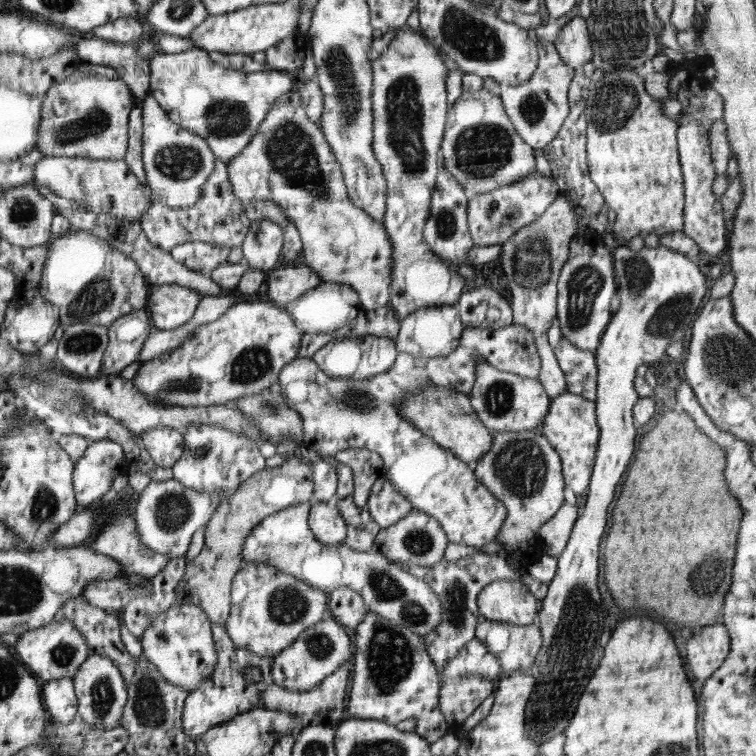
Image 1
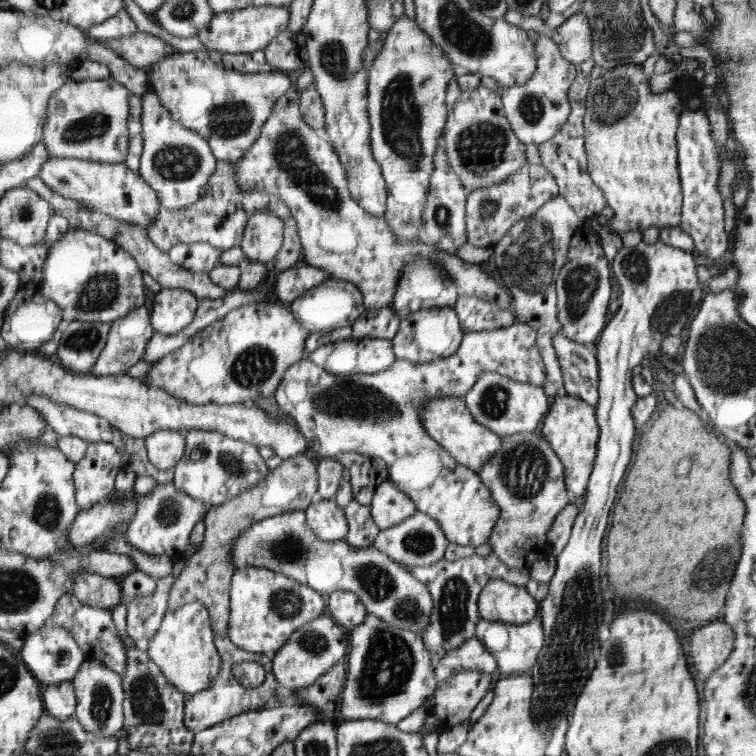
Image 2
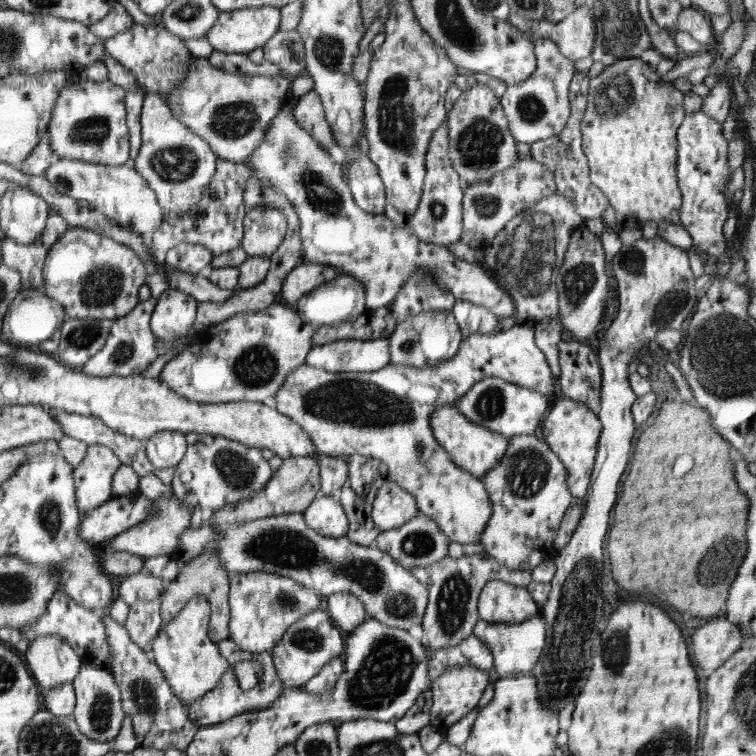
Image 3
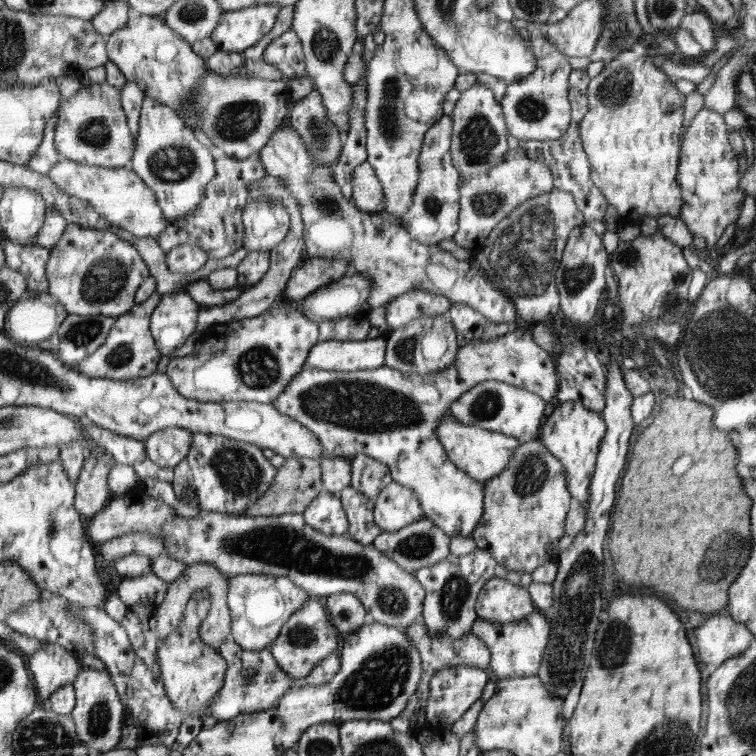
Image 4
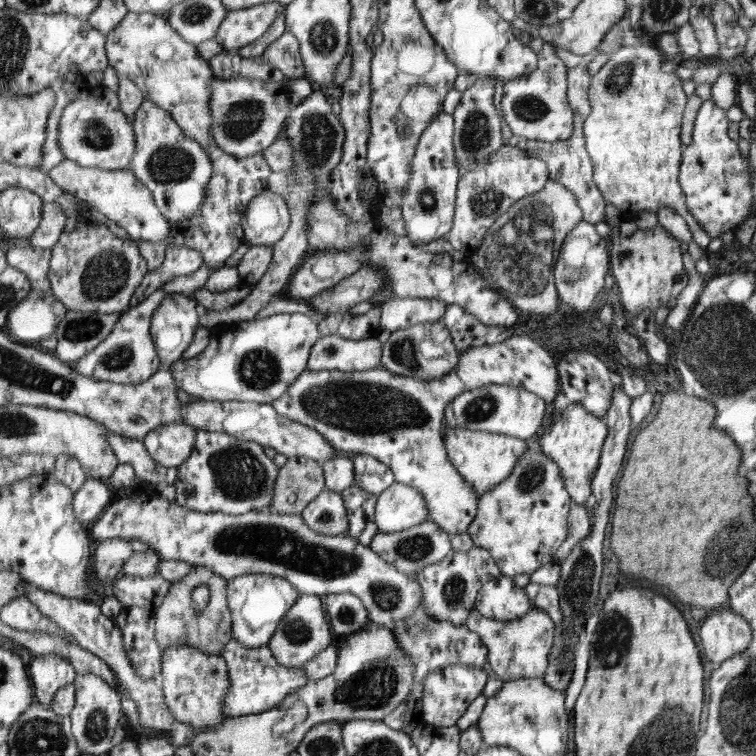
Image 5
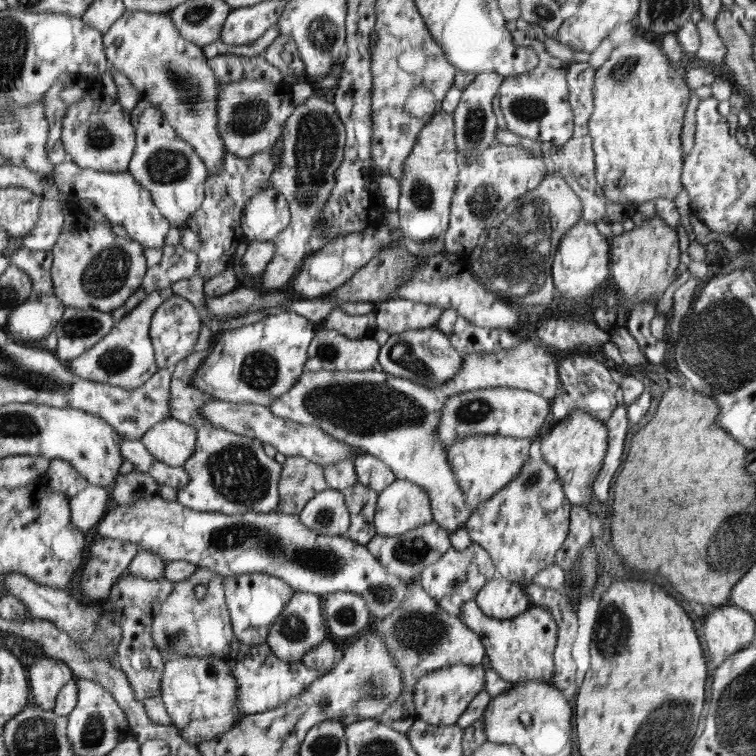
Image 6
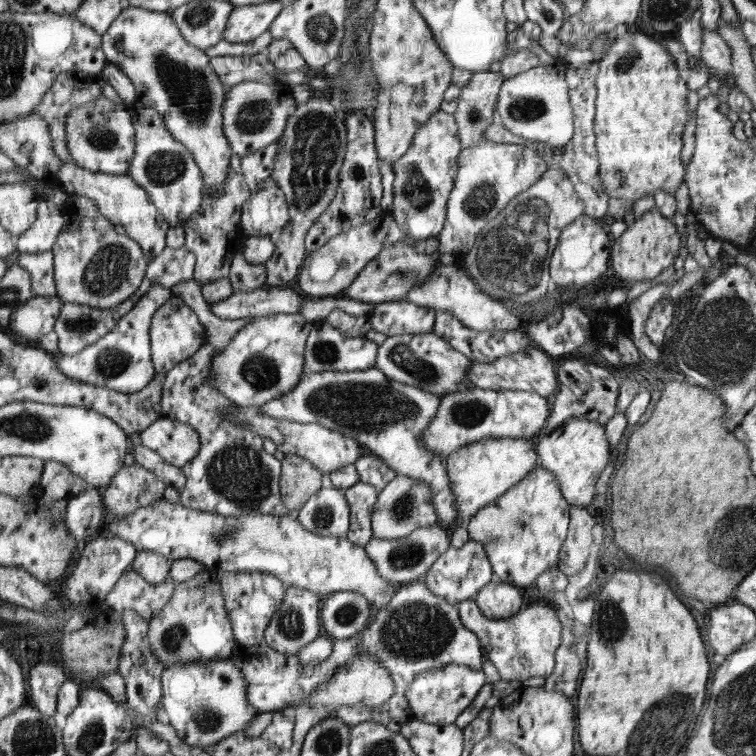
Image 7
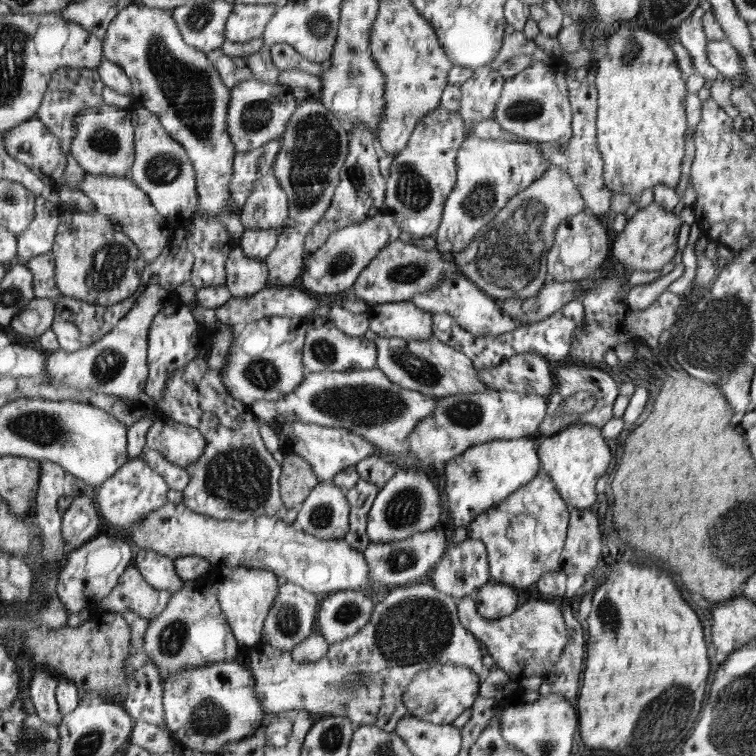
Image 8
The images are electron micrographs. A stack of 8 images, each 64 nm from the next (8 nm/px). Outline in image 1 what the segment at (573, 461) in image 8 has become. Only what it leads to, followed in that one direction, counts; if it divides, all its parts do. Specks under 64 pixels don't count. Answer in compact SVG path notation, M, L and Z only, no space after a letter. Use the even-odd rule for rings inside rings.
M566 391L553 398L549 414L541 424L544 436L549 439L562 457L565 478L570 488L580 497L589 488L593 467L596 465L597 446L599 442L599 426L597 423L596 402L586 400L582 395Z

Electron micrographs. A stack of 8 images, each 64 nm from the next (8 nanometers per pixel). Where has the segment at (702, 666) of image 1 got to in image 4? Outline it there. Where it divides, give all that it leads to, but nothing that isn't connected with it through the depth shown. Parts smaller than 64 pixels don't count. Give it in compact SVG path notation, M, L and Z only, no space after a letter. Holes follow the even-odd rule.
M723 611L710 615L696 629L696 658L720 666L746 650L753 636L750 630Z

